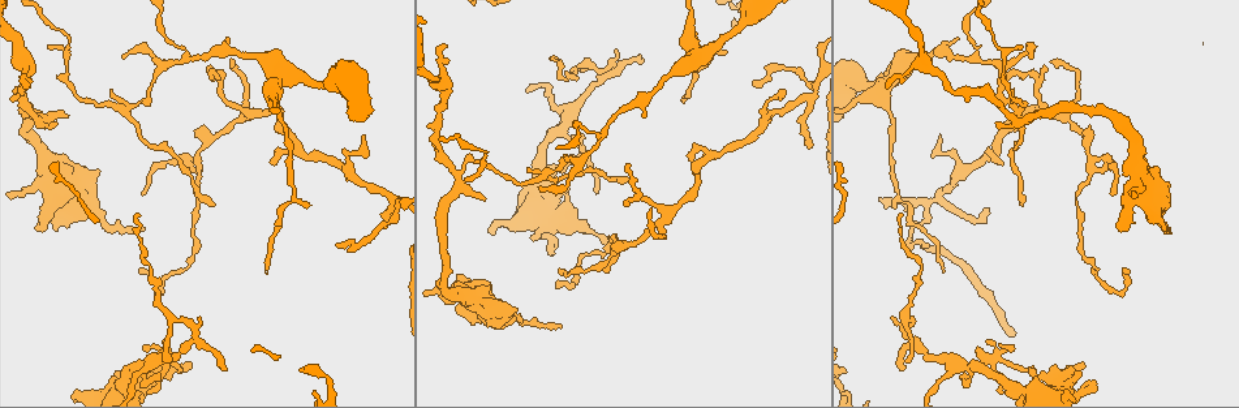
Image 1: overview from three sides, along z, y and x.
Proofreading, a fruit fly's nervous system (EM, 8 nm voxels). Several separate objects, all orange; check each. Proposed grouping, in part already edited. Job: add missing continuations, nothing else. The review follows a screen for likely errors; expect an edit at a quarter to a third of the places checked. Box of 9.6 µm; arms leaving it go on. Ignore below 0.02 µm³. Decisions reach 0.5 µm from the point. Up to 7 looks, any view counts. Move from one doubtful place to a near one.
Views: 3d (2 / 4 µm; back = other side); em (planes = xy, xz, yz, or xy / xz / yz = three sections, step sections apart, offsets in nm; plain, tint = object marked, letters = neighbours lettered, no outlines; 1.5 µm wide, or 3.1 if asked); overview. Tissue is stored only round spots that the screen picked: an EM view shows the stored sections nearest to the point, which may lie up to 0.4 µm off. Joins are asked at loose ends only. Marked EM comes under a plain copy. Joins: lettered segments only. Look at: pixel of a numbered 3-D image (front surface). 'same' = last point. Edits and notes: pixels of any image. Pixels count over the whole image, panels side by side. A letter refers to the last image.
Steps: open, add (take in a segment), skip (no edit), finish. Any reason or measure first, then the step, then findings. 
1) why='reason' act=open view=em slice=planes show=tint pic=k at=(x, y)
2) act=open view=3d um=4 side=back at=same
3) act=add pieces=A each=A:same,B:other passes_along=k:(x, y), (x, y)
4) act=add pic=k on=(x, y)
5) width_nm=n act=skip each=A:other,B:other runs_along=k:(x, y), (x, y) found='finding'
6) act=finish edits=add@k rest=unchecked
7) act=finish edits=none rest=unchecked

why='free end' act=open view=3d um=4 pic=1 at=(568, 189)

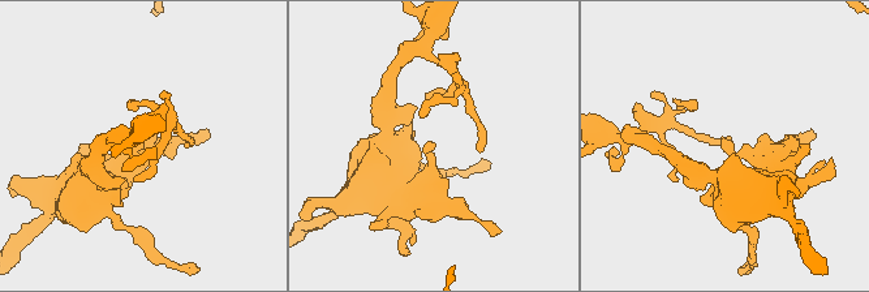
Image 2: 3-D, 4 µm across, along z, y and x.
why='need the tissue' act=open view=em slice=xy step=8 show=tint pic=2 at=(430, 143)

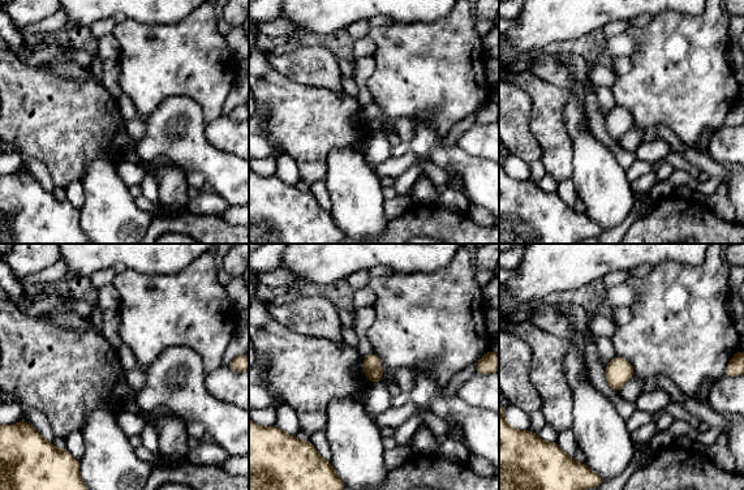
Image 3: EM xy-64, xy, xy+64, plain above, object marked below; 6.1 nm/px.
why='another direction' act=open view=em slice=planes show=letters at=same

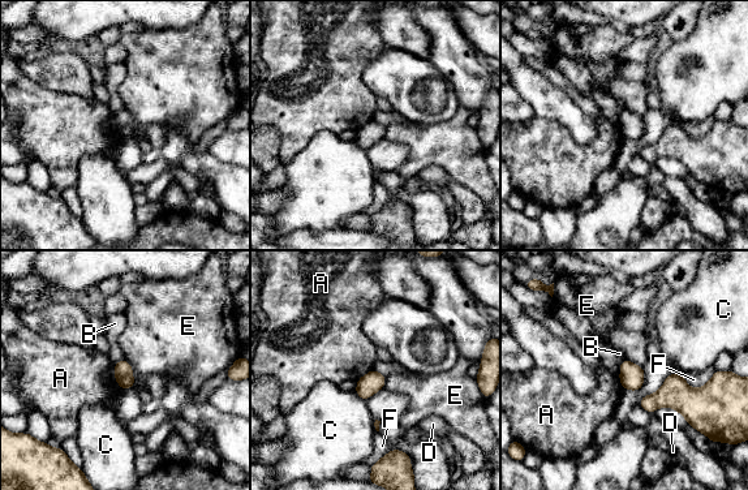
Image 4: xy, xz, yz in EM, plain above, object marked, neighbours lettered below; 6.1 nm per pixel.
act=skip each=A:other,B:other,C:other,D:other,E:other,F:other border=4:(114, 364), (115, 381), (123, 389) found='none of them fits'

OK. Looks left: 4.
why='tapers out' act=open view=em slice=xy step=4 show=tint pic=1 at=(726, 50)

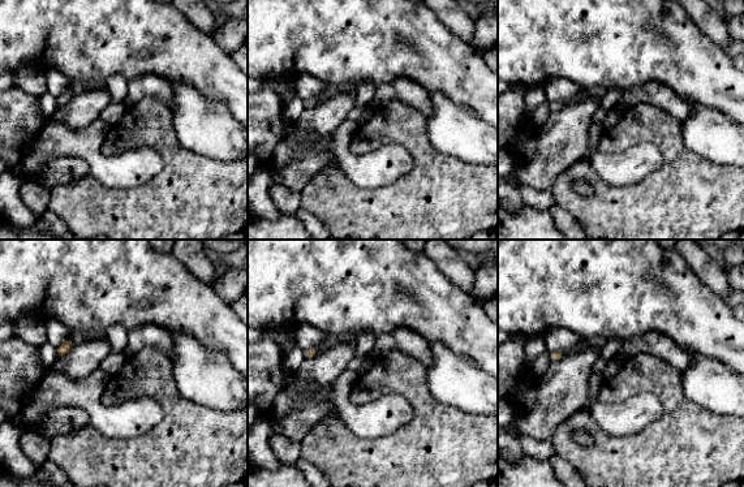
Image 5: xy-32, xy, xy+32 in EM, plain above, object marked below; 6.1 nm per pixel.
act=open view=em slice=xz step=8 show=letters at=same

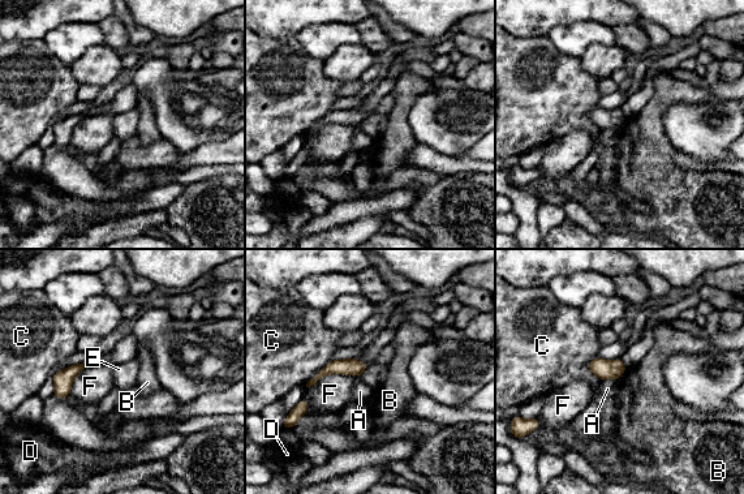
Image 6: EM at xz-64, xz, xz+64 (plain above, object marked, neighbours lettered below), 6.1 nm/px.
width_nm=110 longest_contact=F:320nm act=skip each=A:other,B:other,C:other,D:other,E:other,F:other found='no lettered segment goes on from it'

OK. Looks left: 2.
why='thin end' act=open view=em slice=planes show=tint pic=1 at=(124, 58)

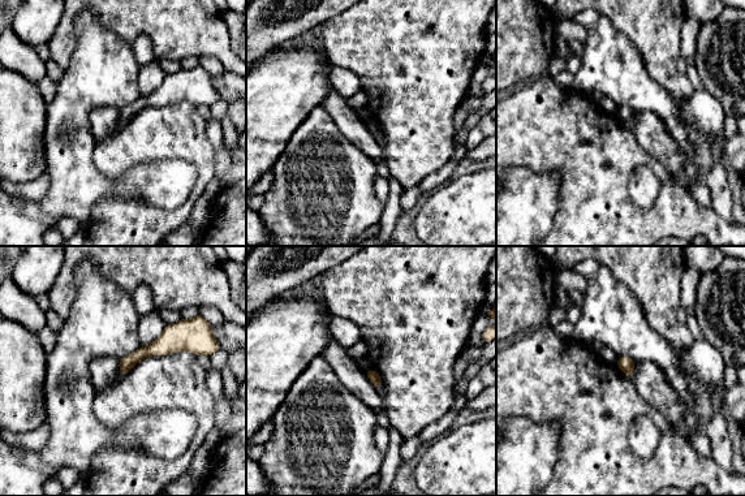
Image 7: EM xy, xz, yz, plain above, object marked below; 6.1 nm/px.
act=open view=em slice=planes show=letters at=same

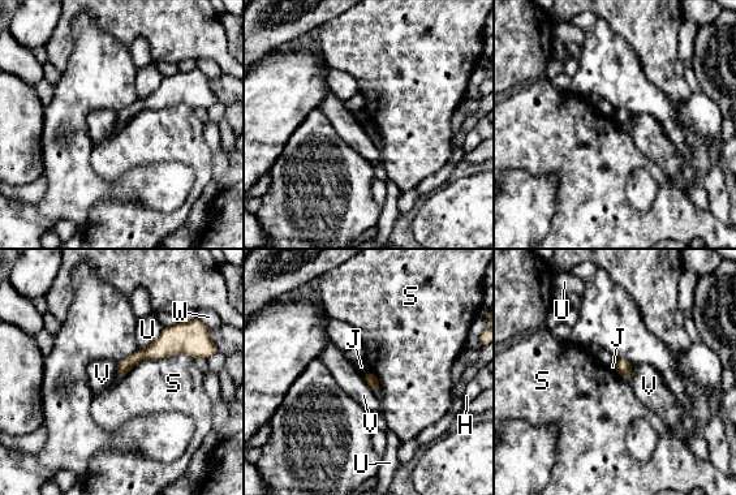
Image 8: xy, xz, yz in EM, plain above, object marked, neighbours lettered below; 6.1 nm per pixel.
act=skip each=H:other,J:other,S:other,U:other,V:other,W:other border=8:(193, 357), (146, 357), (119, 379) found='no lettered segment goes on from it'

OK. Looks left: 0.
act=finish edits=none rest=unchecked

